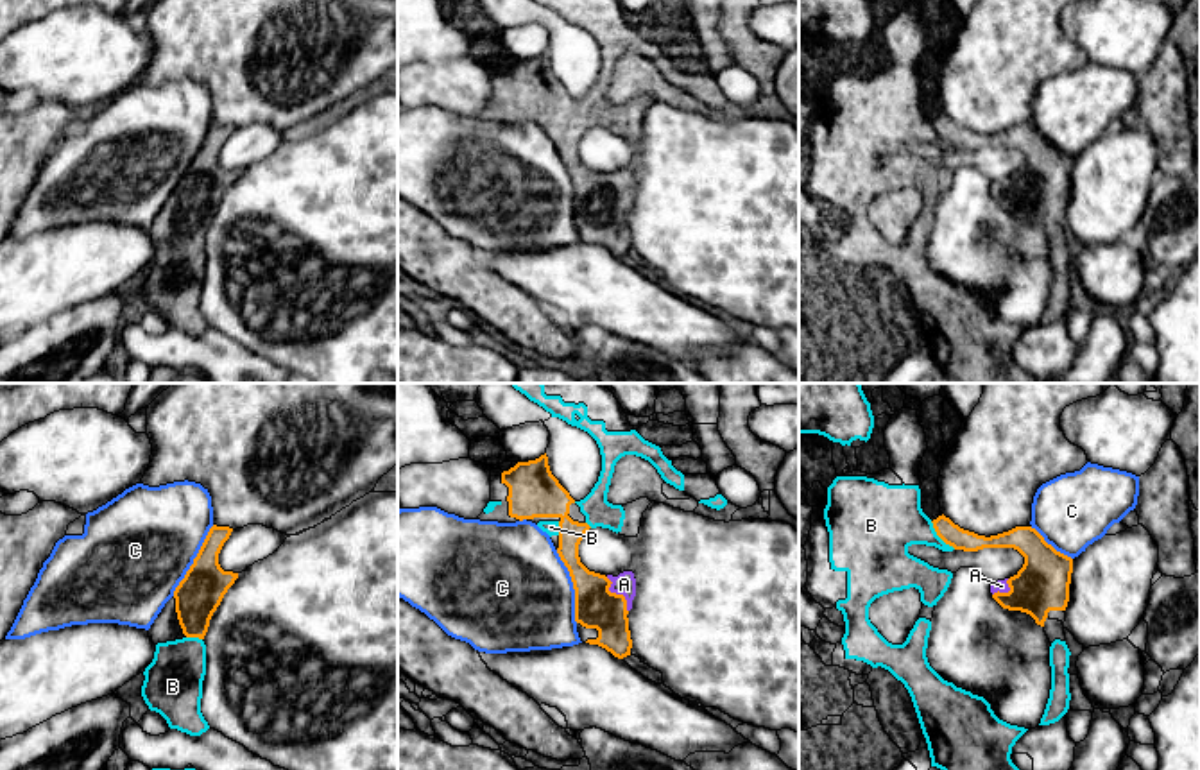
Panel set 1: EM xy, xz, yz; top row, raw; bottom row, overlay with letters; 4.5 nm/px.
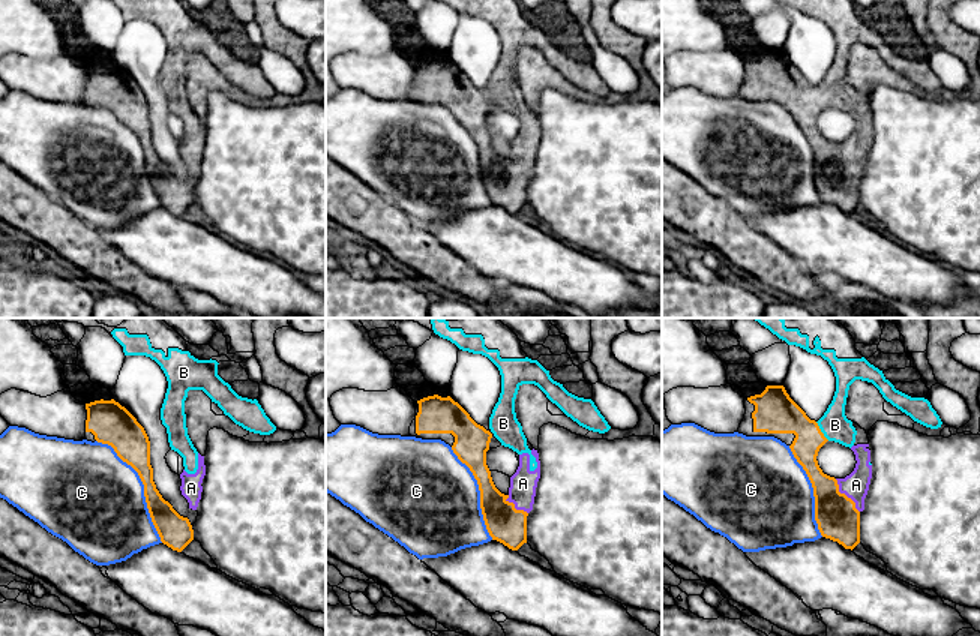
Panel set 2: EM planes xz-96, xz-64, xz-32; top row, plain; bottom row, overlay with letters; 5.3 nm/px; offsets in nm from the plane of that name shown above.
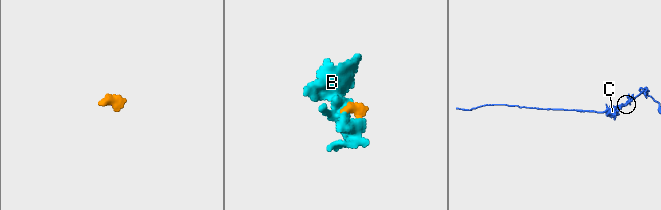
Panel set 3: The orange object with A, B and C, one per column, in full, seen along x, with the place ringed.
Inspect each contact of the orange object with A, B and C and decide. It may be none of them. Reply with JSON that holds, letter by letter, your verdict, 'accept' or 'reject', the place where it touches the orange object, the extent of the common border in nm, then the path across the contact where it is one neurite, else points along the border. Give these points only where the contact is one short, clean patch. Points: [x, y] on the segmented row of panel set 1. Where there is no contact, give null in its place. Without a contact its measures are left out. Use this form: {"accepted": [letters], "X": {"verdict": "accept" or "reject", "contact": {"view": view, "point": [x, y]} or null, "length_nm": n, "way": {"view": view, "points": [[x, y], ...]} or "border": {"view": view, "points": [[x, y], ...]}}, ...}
{"accepted": ["A", "B"], "A": {"verdict": "accept", "contact": {"view": "xz", "point": [618, 595]}, "length_nm": 190}, "B": {"verdict": "accept", "contact": {"view": "yz", "point": [941, 538]}, "length_nm": 170}, "C": {"verdict": "reject", "contact": {"view": "xz", "point": [574, 586]}, "length_nm": 340}}

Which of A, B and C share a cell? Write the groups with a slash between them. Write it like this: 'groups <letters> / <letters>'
groups A B / C

